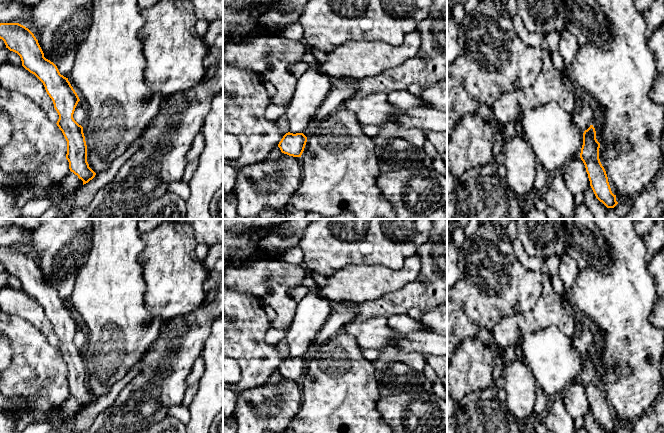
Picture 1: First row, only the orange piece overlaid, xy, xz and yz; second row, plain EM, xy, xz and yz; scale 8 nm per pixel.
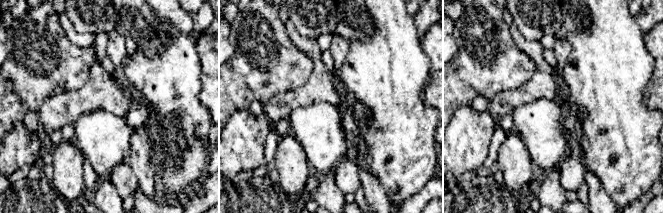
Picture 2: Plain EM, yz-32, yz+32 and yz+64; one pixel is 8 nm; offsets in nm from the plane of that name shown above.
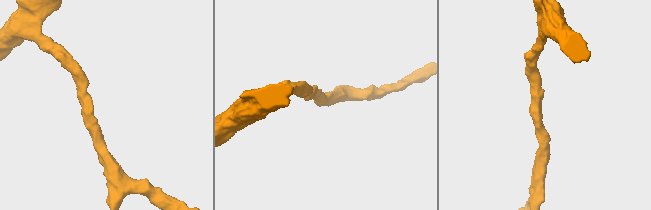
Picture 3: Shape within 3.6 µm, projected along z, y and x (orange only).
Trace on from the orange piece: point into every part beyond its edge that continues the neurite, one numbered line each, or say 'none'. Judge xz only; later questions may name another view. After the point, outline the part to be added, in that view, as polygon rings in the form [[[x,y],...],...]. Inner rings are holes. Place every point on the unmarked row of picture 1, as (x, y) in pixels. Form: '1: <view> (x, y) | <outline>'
none

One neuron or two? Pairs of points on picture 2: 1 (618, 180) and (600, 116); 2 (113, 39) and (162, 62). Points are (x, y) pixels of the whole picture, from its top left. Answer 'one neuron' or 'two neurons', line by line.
1: one neuron
2: two neurons

